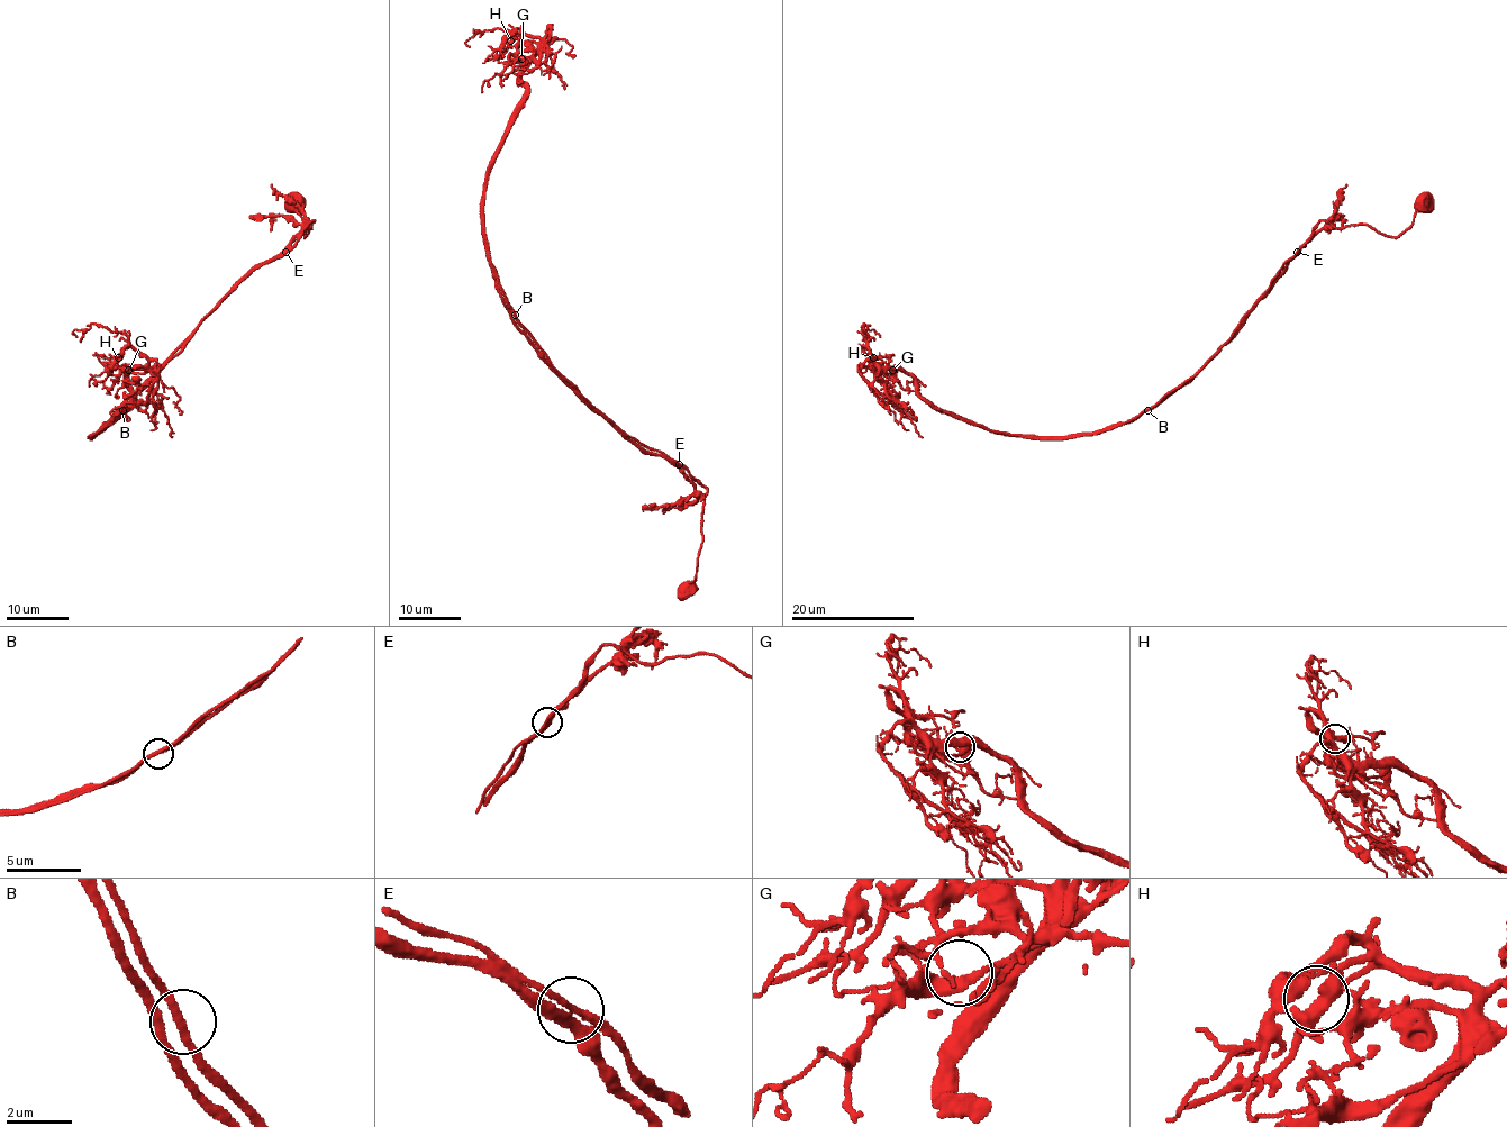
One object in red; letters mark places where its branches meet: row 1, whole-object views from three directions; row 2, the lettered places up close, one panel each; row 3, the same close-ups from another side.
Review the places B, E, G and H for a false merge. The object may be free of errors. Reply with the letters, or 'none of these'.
none of these

